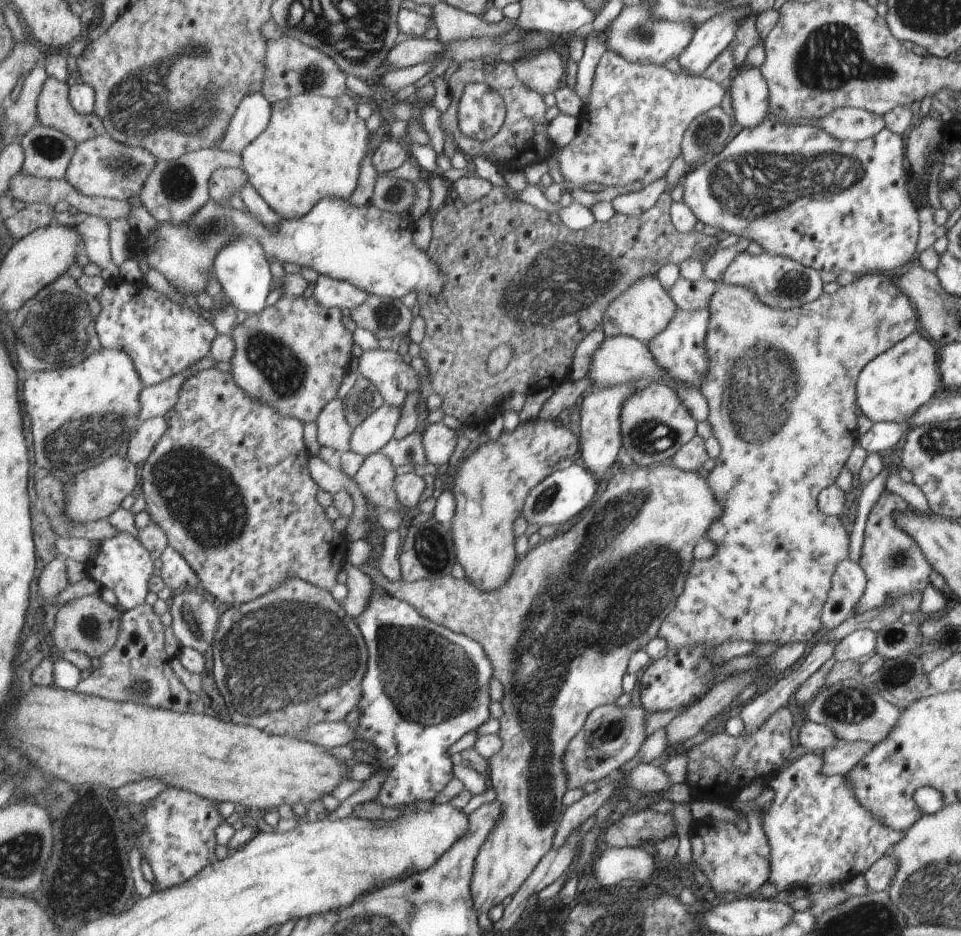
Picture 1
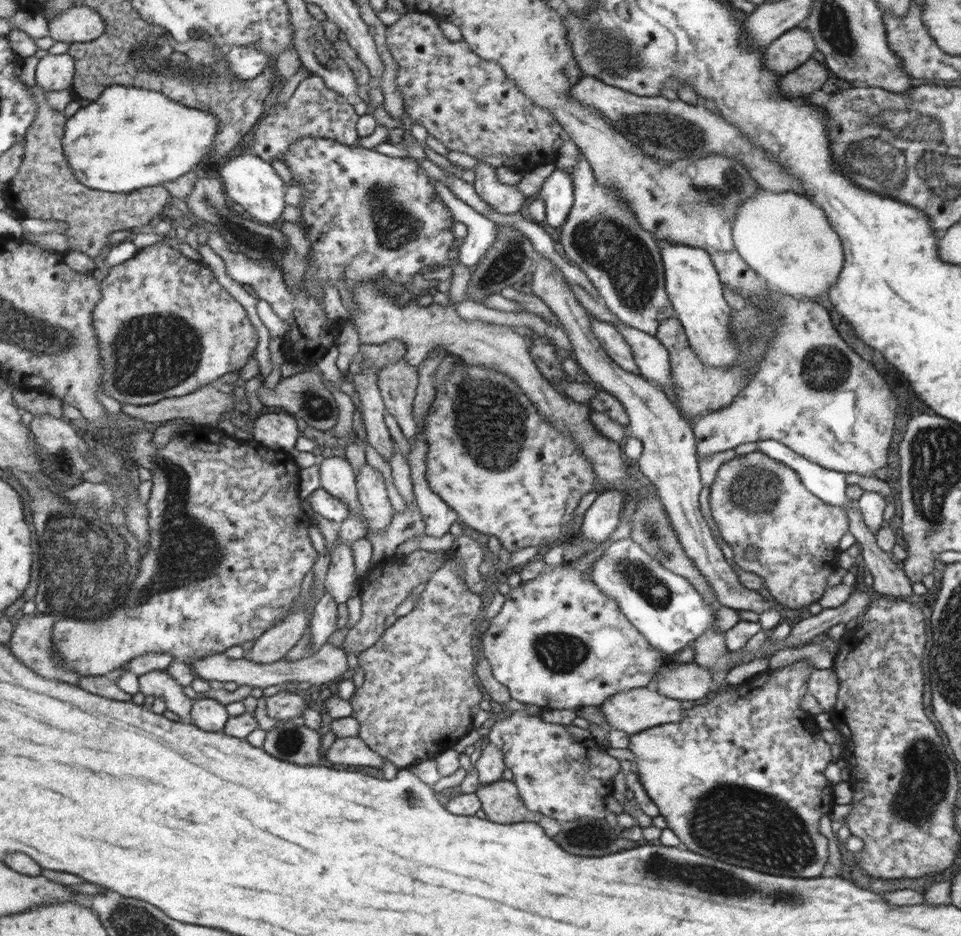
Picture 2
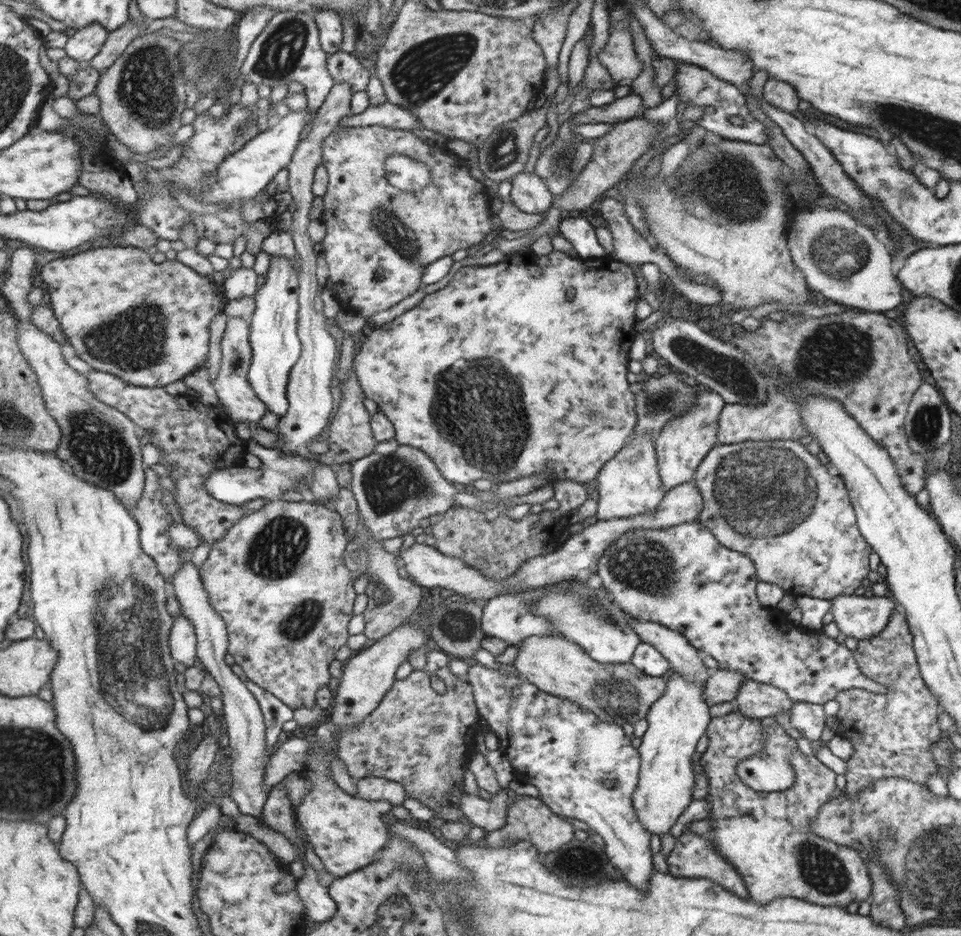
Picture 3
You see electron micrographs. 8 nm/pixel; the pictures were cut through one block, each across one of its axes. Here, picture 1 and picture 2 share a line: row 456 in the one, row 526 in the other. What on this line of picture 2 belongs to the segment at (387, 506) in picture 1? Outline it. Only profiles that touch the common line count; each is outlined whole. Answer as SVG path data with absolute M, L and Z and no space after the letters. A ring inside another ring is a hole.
M364 463L356 473L355 486L361 515L366 522L366 532L381 532L391 522L393 514L381 474Z

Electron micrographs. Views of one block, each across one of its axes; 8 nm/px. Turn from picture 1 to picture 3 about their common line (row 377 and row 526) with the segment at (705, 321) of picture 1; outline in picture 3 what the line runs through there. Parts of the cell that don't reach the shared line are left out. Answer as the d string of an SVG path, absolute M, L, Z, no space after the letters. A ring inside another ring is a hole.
M697 520L664 529L625 532L605 548L599 558L595 576L628 617L635 618L637 622L653 622L680 632L696 649L711 656L710 664L714 668L741 672L745 679L776 686L793 703L797 701L824 705L845 689L879 689L878 685L865 678L861 669L855 666L854 652L837 644L835 638L827 638L826 634L803 634L802 629L794 627L793 642L789 642L787 646L767 646L771 644L771 636L779 634L779 630L775 632L775 626L771 624L771 614L757 604L757 580L753 561L743 553L723 547L710 529L699 524Z

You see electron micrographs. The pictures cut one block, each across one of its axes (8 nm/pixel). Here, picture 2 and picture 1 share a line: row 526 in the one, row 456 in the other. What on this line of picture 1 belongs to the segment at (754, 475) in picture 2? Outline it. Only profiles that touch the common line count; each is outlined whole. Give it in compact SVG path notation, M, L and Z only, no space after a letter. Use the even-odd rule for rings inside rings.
M885 276L856 277L845 286L839 287L835 293L823 293L813 302L794 309L775 309L761 302L761 299L749 287L734 287L719 284L719 288L710 296L707 308L710 313L709 327L706 330L705 347L709 359L709 369L698 390L702 393L709 406L709 416L706 418L712 436L720 446L720 453L715 458L715 465L707 472L707 482L722 506L722 515L711 524L707 530L707 540L717 544L717 558L709 560L695 559L690 566L689 574L684 582L682 593L678 596L674 609L670 610L661 628L659 638L666 642L666 650L677 650L691 645L707 645L715 647L722 642L733 640L747 640L747 642L777 642L784 645L790 642L802 642L810 645L823 631L821 624L822 606L827 600L830 578L835 572L836 564L848 558L851 544L850 521L844 517L824 515L818 509L818 494L832 485L843 466L843 462L850 456L853 448L853 430L855 430L855 397L857 396L858 374L878 354L885 353L895 342L903 340L905 336L915 330L915 314L911 306L907 306L907 299L897 286L893 286Z

